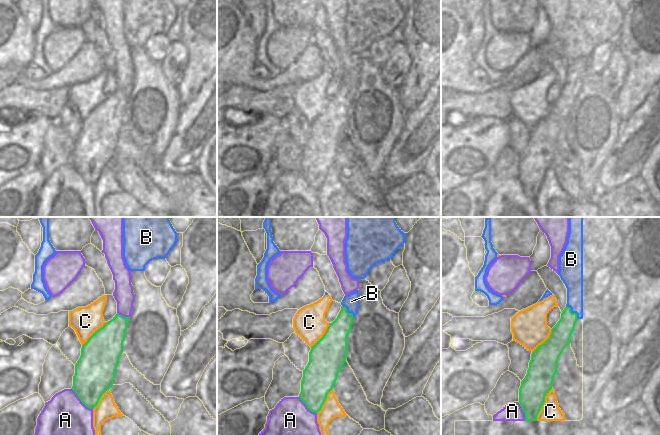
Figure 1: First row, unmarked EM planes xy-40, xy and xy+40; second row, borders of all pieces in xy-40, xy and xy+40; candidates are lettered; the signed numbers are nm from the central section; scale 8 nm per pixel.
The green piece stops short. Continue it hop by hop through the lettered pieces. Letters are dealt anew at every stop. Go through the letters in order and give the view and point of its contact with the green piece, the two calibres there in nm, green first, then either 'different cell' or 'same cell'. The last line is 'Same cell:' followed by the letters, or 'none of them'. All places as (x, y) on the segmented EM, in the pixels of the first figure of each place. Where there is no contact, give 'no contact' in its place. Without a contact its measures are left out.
A: contact xy-40 (80, 399); calibres 320 and 320 nm; different cell
B: contact xy+40 (571, 312); calibres 170 and 150 nm; different cell
C: contact xy+40 (543, 403); calibres 220 and 160 nm; different cell
Same cell: none of them

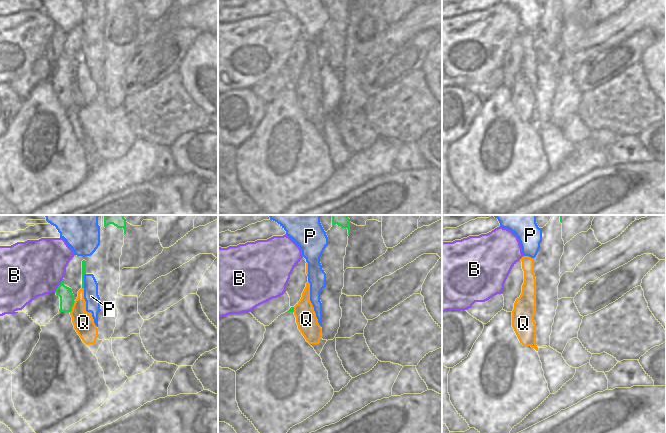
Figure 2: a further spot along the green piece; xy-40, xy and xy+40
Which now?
B: contact xy-40 (59, 285); calibres 110 and 460 nm; different cell
P: contact xy-40 (83, 280); calibres 30 and 120 nm; different cell
Q: contact xy-40 (72, 306); calibres 110 and 170 nm; same cell
Same cell: Q

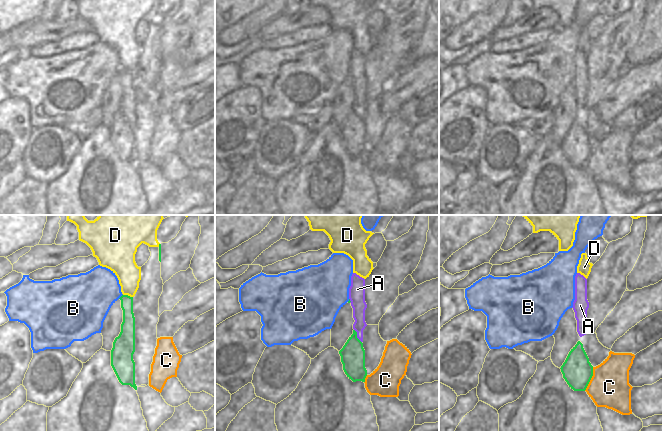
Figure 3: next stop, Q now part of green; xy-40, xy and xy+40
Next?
A: contact xy (356, 336); calibres 190 and 120 nm; different cell
B: contact xy-40 (121, 296); calibres 110 and 380 nm; different cell
C: contact xy+40 (590, 379); calibres 240 and 320 nm; different cell
D: contact xy-40 (127, 295); calibres 110 and 190 nm; different cell
Same cell: none of them

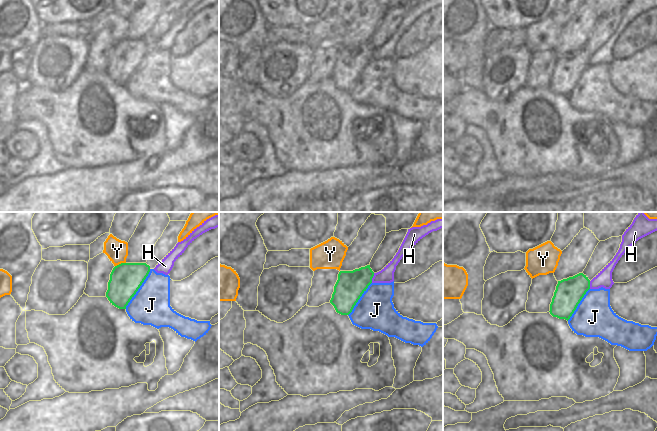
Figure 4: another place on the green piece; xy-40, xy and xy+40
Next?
H: contact xy (372, 277); calibres 240 and 120 nm; different cell
J: contact xy-40 (138, 288); calibres 260 and 300 nm; different cell
Y: contact xy-40 (121, 263); calibres 260 and 180 nm; different cell
Same cell: none of them

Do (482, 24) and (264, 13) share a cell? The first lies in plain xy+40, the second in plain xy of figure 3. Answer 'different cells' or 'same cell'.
same cell

